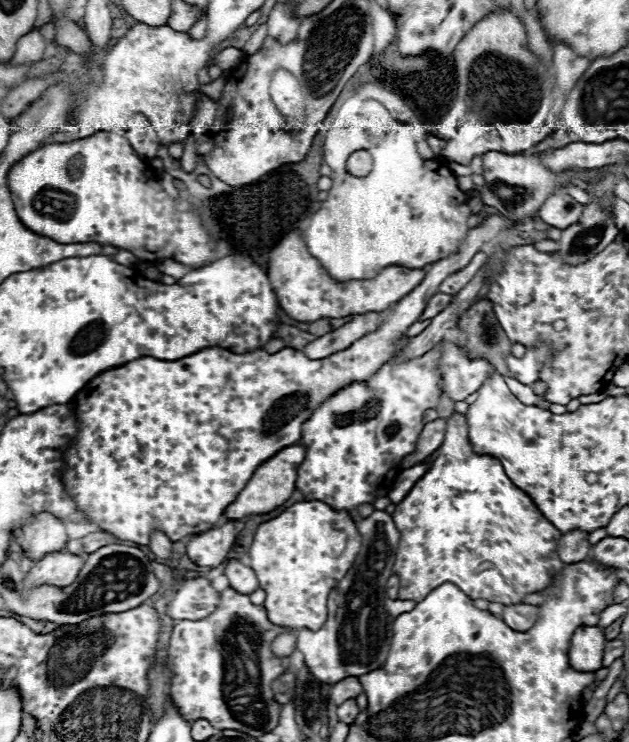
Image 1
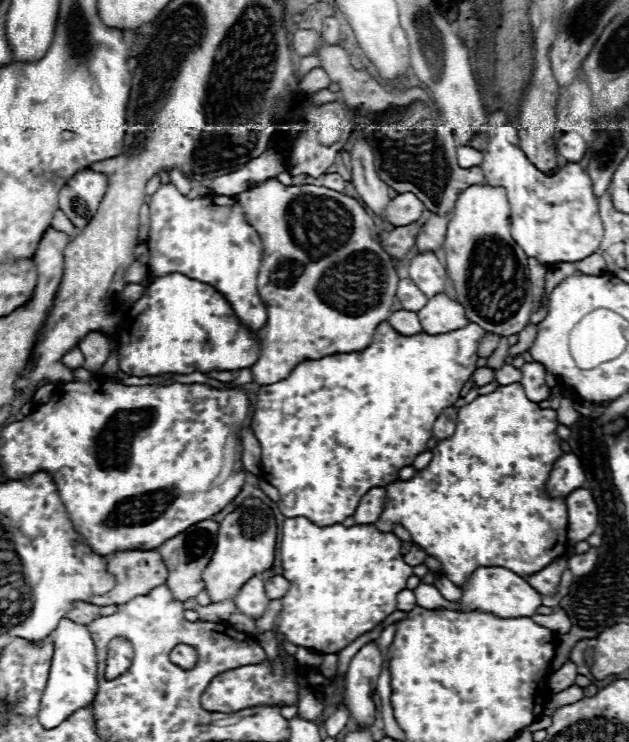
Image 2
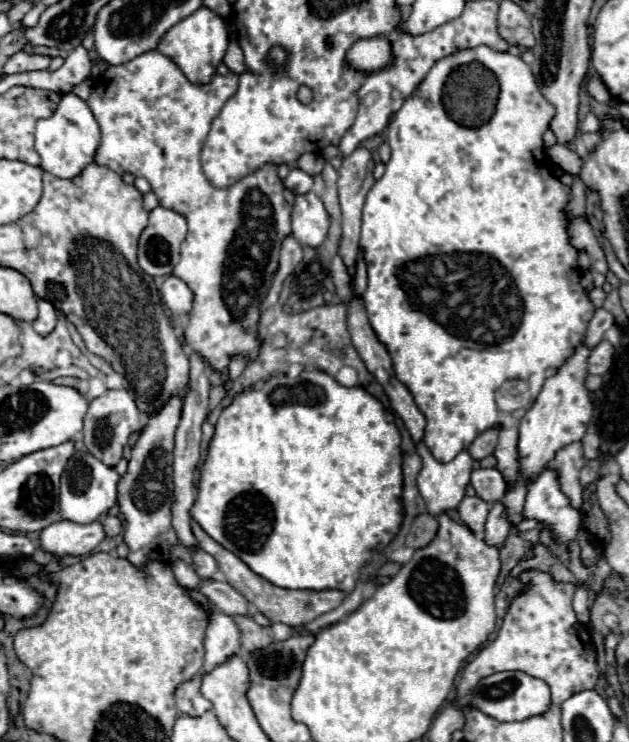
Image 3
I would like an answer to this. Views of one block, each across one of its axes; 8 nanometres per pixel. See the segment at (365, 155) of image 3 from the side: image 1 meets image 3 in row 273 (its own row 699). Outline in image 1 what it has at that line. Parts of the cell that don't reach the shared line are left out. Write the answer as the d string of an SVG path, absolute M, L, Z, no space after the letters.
M350 698L350 700L346 700L344 704L338 706L338 718L340 718L340 722L344 722L344 724L352 724L352 722L356 720L358 712L360 712L360 710L358 710L354 698Z

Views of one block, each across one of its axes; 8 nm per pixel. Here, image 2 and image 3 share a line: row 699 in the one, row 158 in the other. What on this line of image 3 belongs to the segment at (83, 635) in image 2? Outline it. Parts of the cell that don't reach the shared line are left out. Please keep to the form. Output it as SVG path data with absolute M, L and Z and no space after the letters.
M64 94L56 112L46 118L46 120L38 120L36 124L36 152L42 158L42 170L58 176L58 178L76 178L80 176L80 172L84 168L88 168L94 162L94 154L100 146L100 128L98 122L92 114L92 110L88 108L88 104L84 100L80 100L76 94Z

